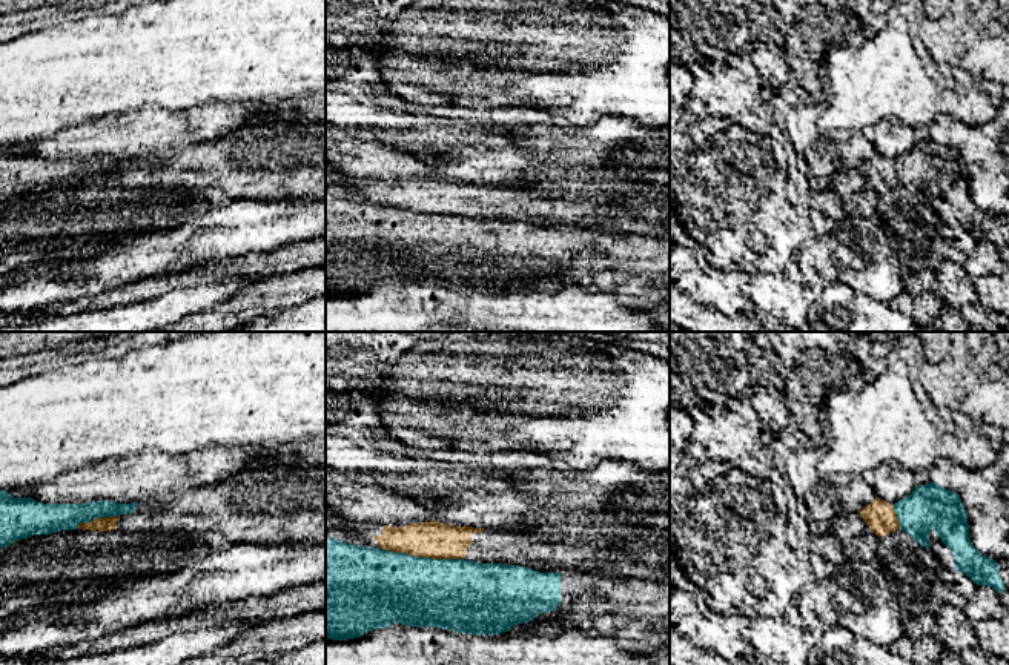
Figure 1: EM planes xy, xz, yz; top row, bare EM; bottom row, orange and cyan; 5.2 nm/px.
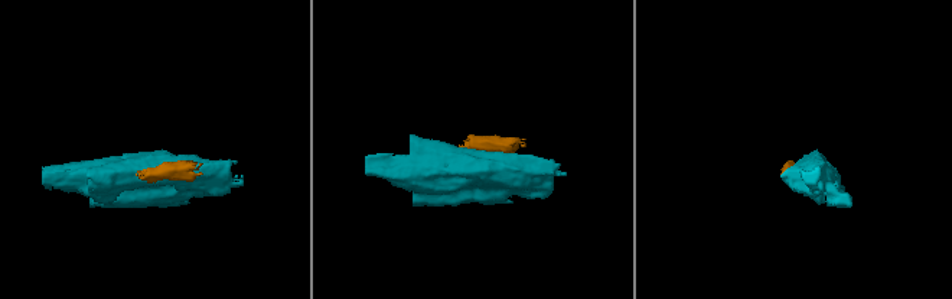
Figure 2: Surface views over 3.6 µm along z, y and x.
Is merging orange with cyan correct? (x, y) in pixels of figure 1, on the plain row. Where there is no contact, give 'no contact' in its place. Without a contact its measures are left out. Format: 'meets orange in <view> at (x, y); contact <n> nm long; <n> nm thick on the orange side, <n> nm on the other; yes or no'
meets orange in xz at (421, 212); contact 440 nm long; 190 nm thick on the orange side, 380 nm on the other; yes

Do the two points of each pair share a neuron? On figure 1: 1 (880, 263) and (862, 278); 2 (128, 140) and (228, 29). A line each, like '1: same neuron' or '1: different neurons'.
1: same neuron
2: different neurons

